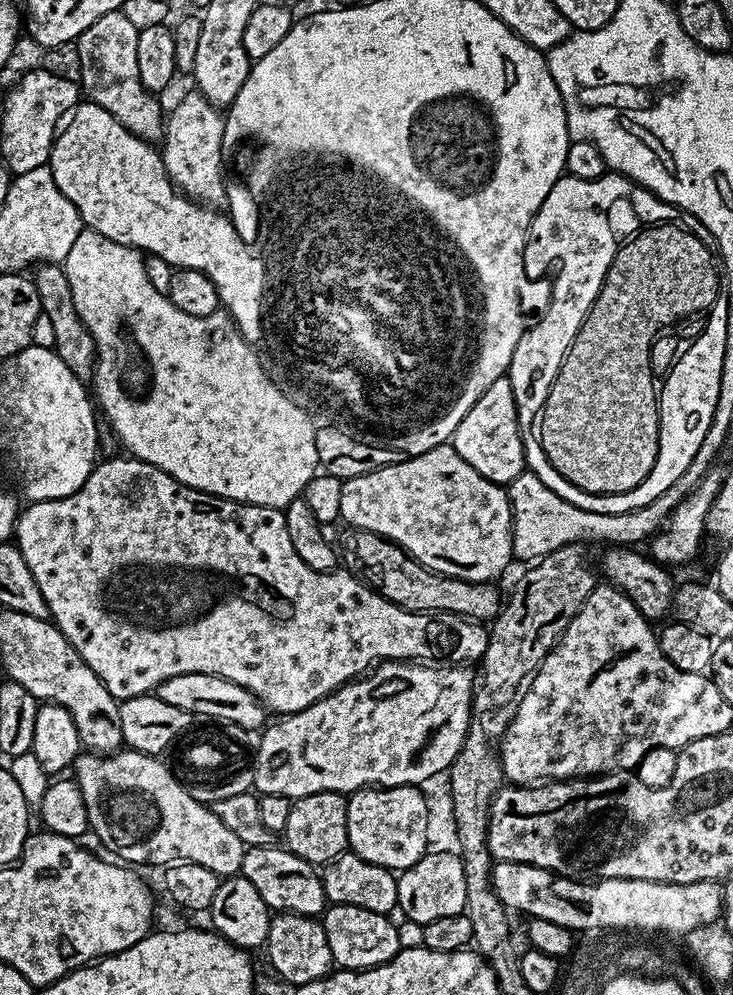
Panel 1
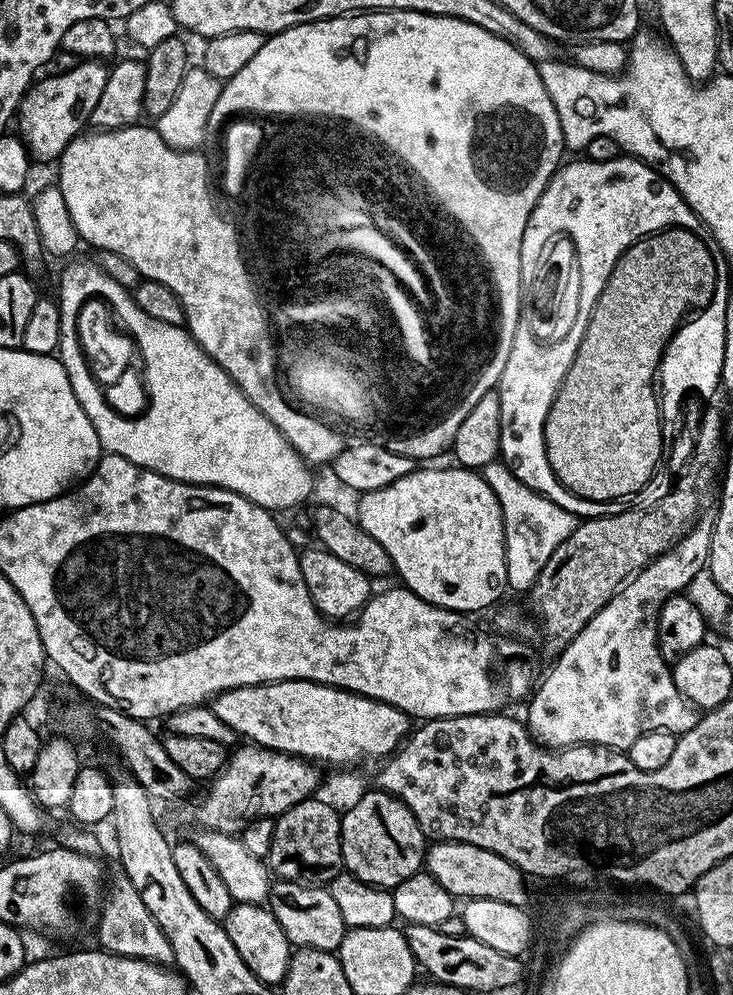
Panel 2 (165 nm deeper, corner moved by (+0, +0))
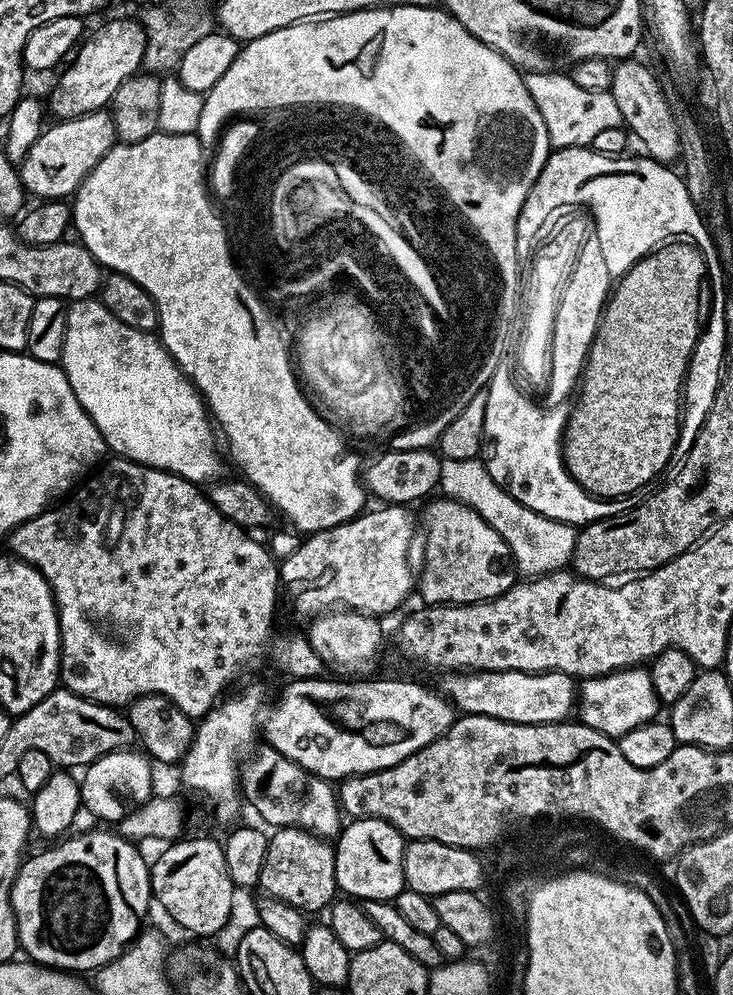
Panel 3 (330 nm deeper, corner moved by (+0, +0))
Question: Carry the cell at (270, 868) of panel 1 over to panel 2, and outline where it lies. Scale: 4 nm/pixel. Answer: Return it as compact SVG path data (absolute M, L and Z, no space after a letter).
M277 879L272 885L270 907L274 918L278 918L278 926L282 926L289 945L296 948L313 947L314 950L333 953L339 949L346 926L327 887Z

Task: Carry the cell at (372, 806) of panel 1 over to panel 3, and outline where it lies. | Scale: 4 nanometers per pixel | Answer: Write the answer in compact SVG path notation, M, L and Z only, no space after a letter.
M353 819L341 827L339 836L334 840L336 854L336 887L345 897L357 901L382 900L395 901L399 892L405 891L404 883L404 846L406 840L385 820Z

